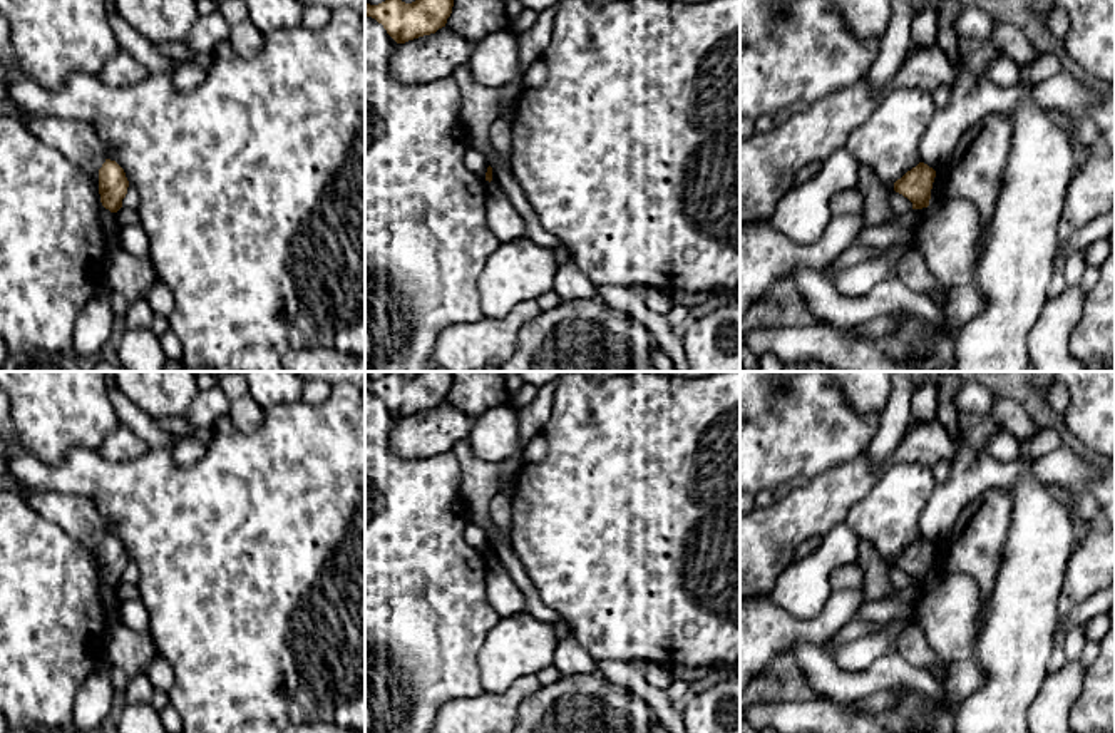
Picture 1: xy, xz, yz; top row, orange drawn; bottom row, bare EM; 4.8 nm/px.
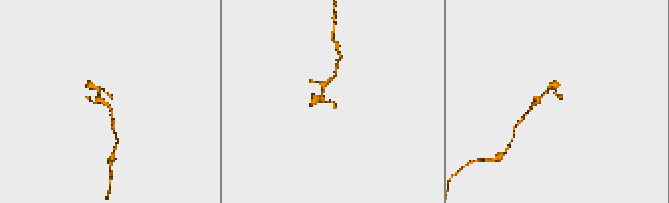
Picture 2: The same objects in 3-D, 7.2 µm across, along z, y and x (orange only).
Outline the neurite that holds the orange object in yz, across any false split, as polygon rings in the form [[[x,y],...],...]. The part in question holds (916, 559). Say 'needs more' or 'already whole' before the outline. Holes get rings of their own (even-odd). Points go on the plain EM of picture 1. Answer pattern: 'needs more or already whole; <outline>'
already whole; [[[919,537],[894,557],[894,566],[907,572],[912,577],[912,584],[922,584],[929,581],[934,552],[936,546]]]

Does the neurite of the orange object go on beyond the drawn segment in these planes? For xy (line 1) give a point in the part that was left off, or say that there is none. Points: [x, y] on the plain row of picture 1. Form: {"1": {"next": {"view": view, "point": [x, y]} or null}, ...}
{"1": {"next": null}}

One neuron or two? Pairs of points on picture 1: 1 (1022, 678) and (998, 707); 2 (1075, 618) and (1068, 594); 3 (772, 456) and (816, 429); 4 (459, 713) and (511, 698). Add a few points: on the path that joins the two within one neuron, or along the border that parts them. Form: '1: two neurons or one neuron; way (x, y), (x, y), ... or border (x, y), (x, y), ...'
1: one neuron; way (1015, 685), (1003, 700)
2: two neurons; border (1097, 591), (1075, 604), (1058, 623)
3: one neuron; way (782, 445), (799, 429), (806, 429)
4: one neuron; way (472, 713), (498, 712)

